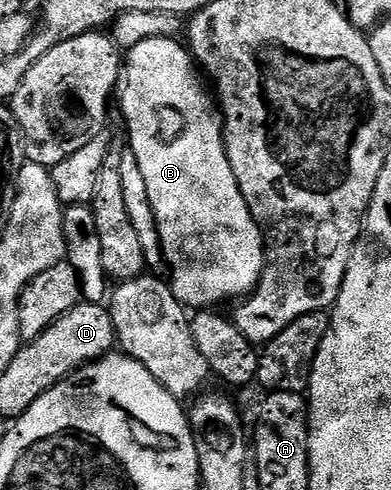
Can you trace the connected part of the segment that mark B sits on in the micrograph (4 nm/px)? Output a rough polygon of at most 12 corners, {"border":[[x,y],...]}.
{"border":[[168,36],[125,53],[129,151],[187,309],[245,298],[268,245],[222,117]]}

